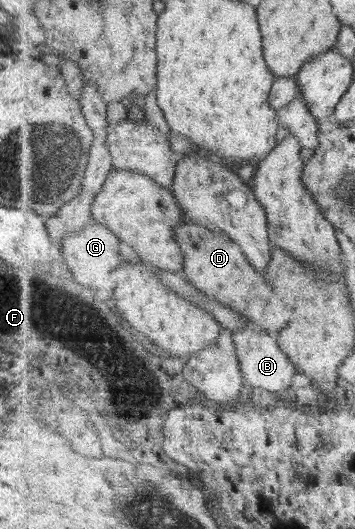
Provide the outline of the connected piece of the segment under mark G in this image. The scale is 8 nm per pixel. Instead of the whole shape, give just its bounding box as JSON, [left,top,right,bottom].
[61,222,120,301]

